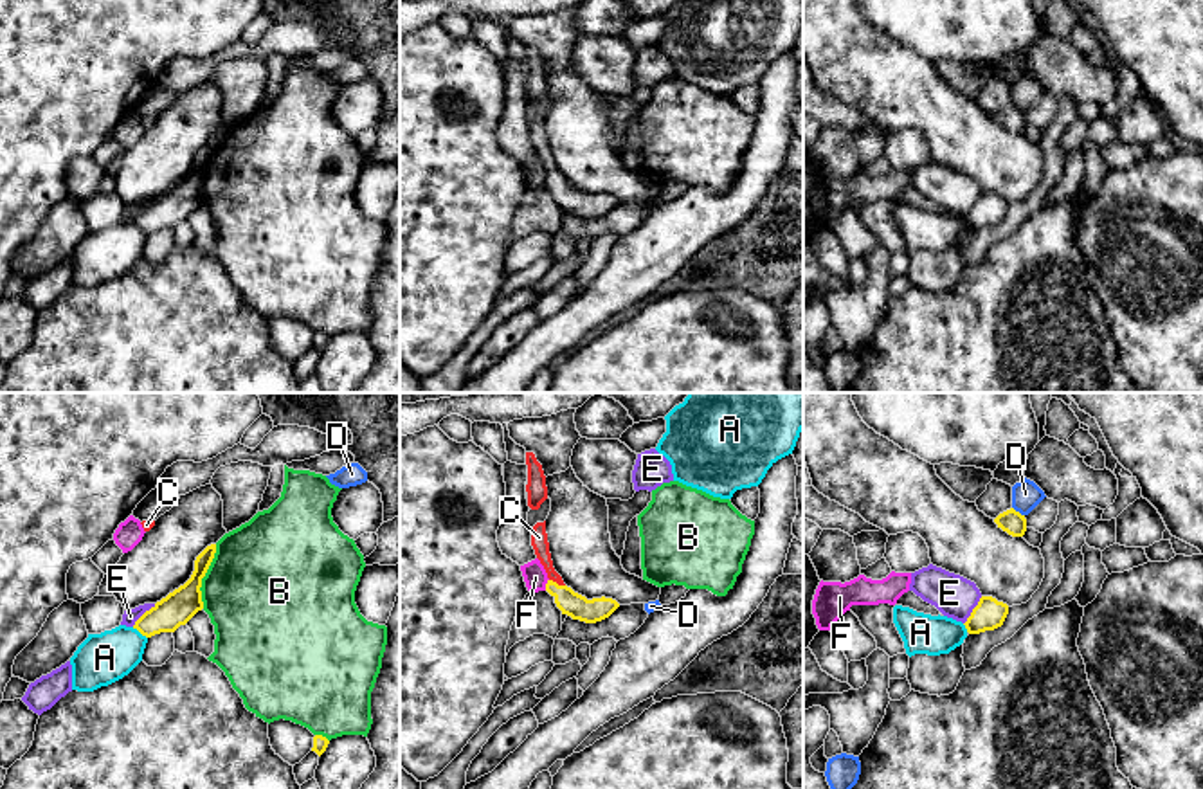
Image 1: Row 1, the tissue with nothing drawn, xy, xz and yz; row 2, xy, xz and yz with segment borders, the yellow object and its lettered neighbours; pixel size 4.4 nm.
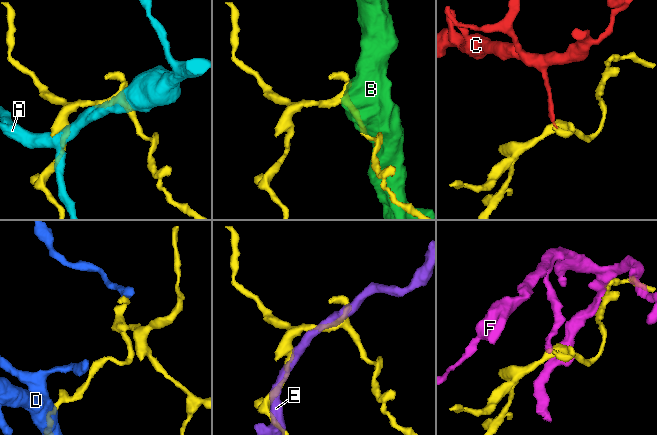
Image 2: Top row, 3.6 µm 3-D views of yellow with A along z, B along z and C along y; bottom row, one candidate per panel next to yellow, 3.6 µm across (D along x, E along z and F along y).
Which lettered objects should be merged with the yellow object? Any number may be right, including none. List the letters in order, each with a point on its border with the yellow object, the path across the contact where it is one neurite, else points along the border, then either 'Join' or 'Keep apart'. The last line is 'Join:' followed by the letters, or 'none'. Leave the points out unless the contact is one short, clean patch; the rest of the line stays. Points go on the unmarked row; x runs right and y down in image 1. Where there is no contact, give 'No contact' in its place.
A: Touches yellow at xy (139, 227). Keep apart
B: Touches yellow at xy (204, 172). Keep apart
C: Touches yellow at xz (555, 179). Path across: xz (578, 204), (555, 179), (539, 134). Join
D: Touches yellow at yz (1018, 108). Keep apart
E: Touches yellow at yz (973, 208). Boundary: yz (982, 193), (964, 220). Keep apart
F: Touches yellow at xz (546, 181). Keep apart
Join: C

